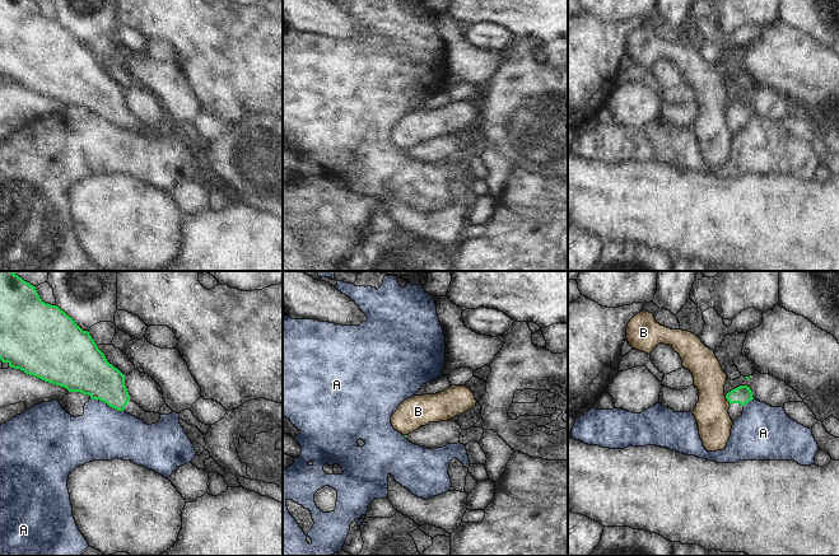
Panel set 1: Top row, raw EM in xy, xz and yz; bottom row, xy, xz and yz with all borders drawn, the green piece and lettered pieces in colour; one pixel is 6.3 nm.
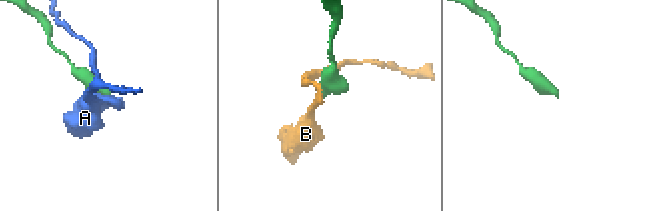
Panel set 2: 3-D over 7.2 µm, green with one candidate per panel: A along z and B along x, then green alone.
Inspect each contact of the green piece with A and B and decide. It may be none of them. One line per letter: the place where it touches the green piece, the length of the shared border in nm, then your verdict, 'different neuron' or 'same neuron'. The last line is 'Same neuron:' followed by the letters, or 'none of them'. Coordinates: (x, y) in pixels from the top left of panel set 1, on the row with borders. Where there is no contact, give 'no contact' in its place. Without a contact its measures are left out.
A: xy (108, 405) | 220 nm | different neuron
B: yz (727, 400) | 70 nm | different neuron
Same neuron: none of them

